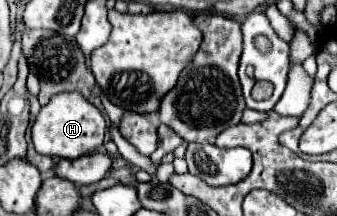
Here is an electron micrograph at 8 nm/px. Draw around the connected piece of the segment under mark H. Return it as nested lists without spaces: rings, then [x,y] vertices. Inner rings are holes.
[[[66,92],[66,94],[56,94],[54,98],[50,98],[46,106],[40,108],[32,126],[32,142],[36,152],[40,154],[58,156],[58,158],[80,158],[102,146],[104,132],[106,132],[106,122],[102,112],[86,98],[82,98],[82,94]]]

